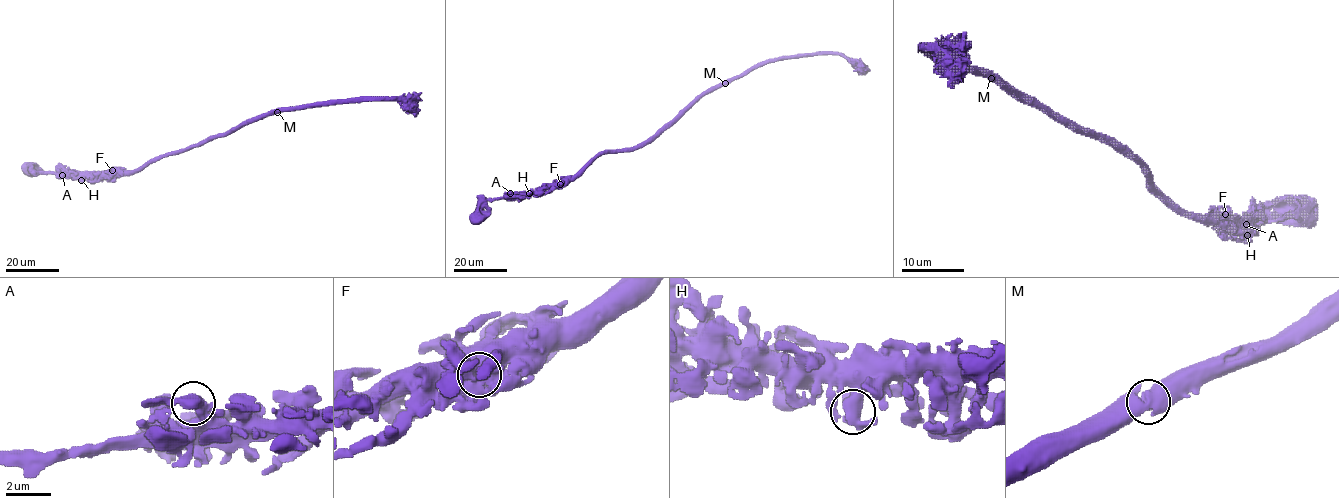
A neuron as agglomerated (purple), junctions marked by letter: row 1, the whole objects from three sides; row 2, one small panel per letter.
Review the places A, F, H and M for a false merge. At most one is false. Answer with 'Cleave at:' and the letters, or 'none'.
Cleave at: none

